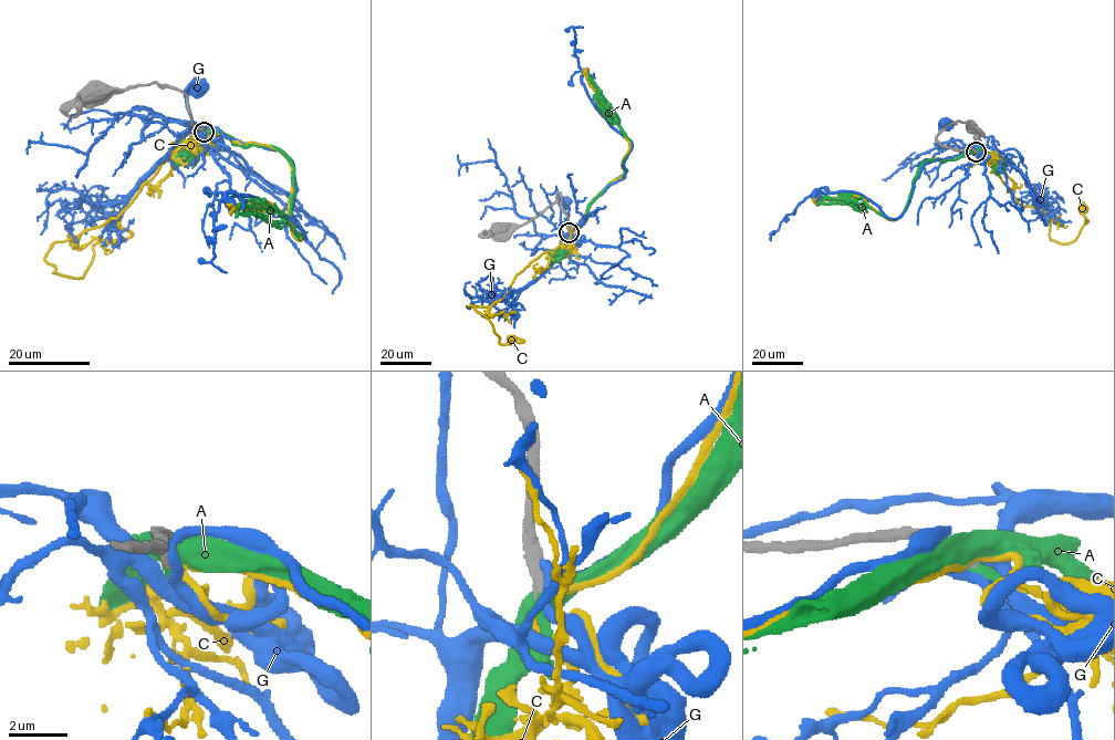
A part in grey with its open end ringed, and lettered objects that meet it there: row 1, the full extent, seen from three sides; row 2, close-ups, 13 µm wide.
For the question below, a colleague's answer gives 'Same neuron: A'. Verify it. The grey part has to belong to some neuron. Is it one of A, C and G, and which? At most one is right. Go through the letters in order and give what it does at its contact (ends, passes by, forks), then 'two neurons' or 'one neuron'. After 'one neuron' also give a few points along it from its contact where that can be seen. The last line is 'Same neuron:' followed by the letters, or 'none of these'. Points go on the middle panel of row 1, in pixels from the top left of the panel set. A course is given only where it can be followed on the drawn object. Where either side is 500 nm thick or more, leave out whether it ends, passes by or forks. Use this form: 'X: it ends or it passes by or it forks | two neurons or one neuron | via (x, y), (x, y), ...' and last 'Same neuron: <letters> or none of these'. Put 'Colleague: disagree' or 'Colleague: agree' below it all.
A: one neuron | via (569, 231), (625, 173), (623, 159), (628, 150), (617, 115), (602, 101), (589, 73)
C: it passes by | two neurons
G: it passes by | two neurons
Same neuron: A
Colleague: agree

